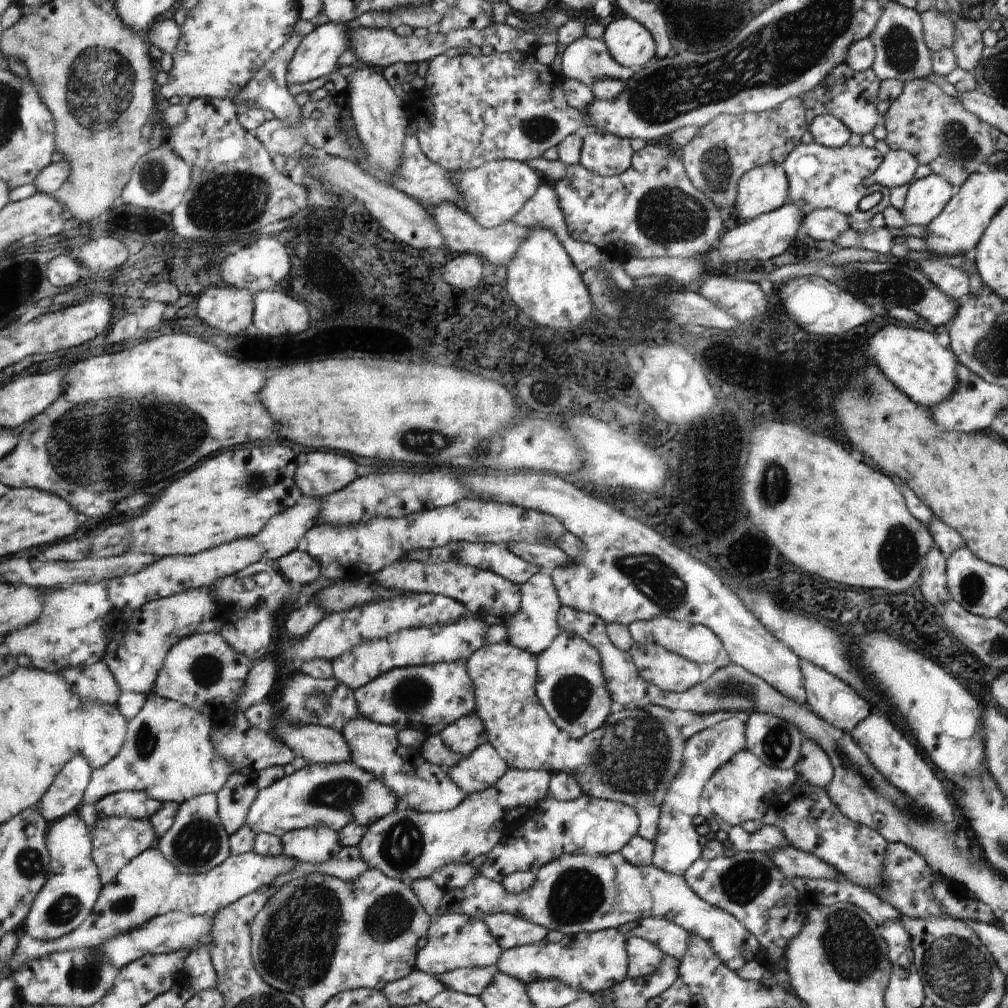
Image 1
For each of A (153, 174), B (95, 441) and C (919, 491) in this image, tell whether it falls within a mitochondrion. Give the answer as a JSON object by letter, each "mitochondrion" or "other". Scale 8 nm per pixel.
{"A":"mitochondrion","B":"mitochondrion","C":"other"}

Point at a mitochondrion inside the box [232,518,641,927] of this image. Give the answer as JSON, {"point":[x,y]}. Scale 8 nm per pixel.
{"point":[402,845]}

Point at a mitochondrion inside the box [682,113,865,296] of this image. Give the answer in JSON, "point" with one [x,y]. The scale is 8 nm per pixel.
{"point":[715,168]}

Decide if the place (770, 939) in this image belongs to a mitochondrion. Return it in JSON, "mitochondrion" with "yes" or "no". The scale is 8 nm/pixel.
{"mitochondrion":"no"}

